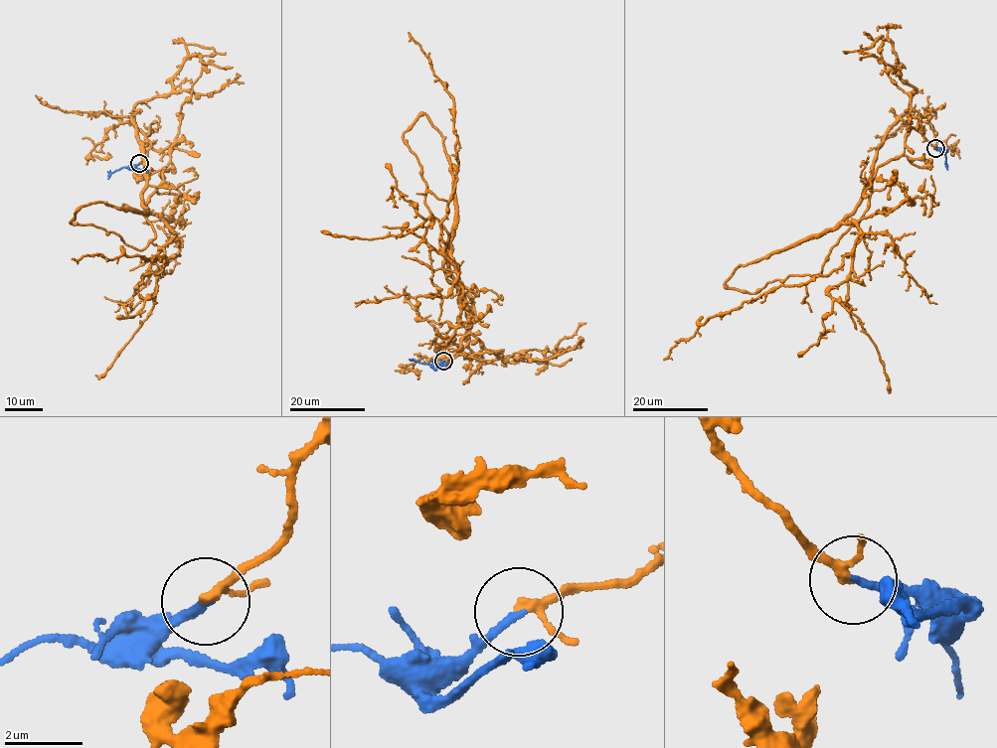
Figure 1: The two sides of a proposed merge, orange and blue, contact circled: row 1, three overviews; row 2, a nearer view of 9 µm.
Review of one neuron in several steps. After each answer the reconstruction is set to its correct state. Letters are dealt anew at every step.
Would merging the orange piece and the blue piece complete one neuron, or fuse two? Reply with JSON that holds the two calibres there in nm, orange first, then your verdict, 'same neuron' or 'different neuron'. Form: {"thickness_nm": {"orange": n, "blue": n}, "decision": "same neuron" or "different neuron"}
{"thickness_nm": {"orange": 180, "blue": 190}, "decision": "same neuron"}

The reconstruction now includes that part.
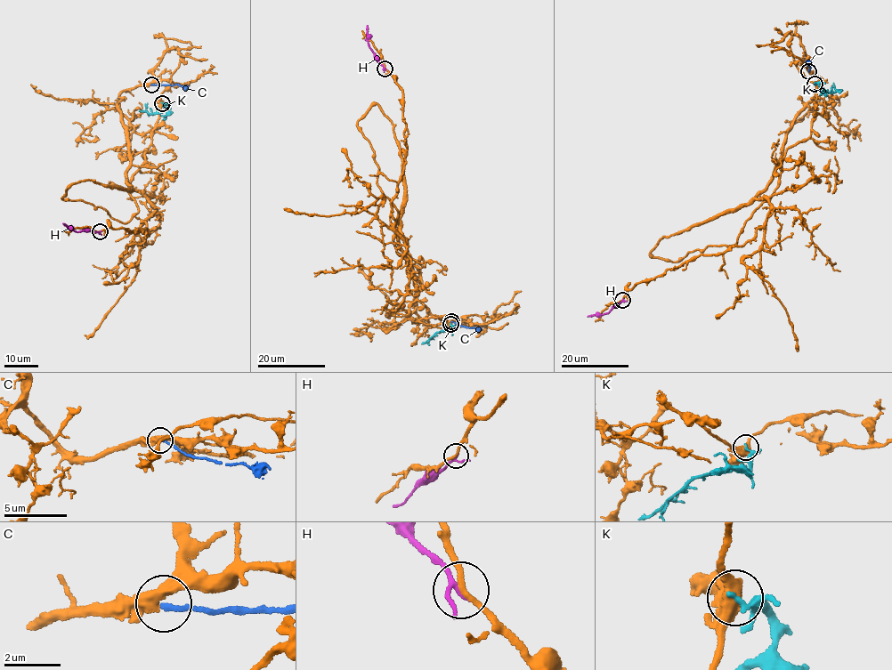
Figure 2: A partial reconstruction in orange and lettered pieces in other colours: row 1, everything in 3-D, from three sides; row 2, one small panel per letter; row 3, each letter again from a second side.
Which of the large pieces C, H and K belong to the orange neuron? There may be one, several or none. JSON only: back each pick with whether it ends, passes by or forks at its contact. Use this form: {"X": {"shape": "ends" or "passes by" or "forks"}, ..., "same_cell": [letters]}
{"same_cell": []}

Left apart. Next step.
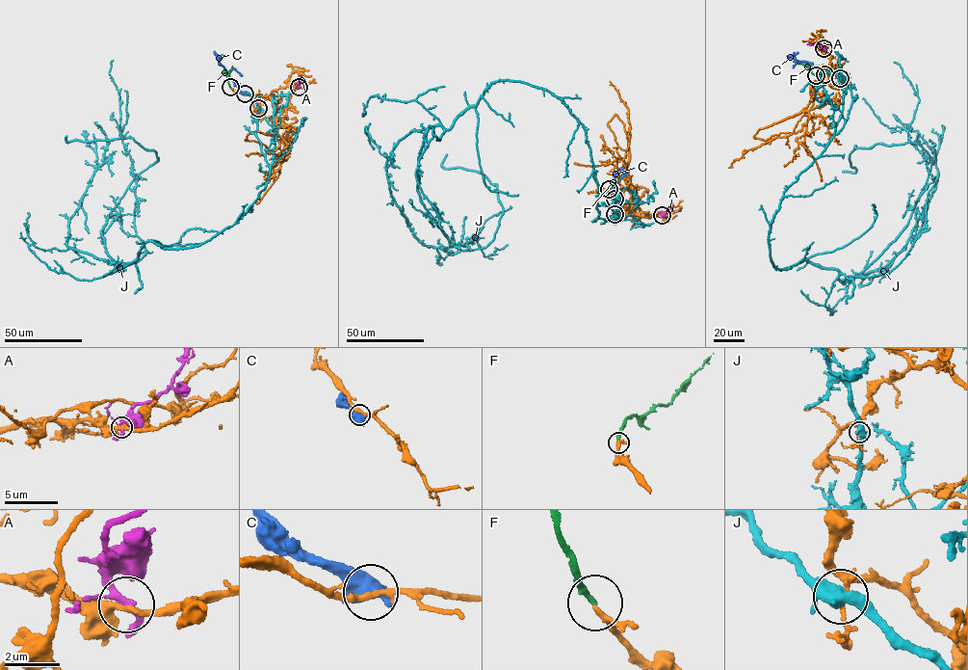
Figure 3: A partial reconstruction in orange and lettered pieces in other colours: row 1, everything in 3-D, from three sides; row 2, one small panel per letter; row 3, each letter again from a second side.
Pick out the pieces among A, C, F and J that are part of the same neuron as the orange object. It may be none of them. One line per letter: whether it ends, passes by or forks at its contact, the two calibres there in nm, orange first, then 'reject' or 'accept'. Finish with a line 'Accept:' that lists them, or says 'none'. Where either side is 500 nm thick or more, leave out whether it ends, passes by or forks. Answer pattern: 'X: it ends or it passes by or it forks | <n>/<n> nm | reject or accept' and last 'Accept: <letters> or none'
A: it forks | 320/220 nm | reject
C: 220/750 nm | reject
F: it ends | 170/240 nm | accept
J: it forks | 140/420 nm | reject
Accept: F

